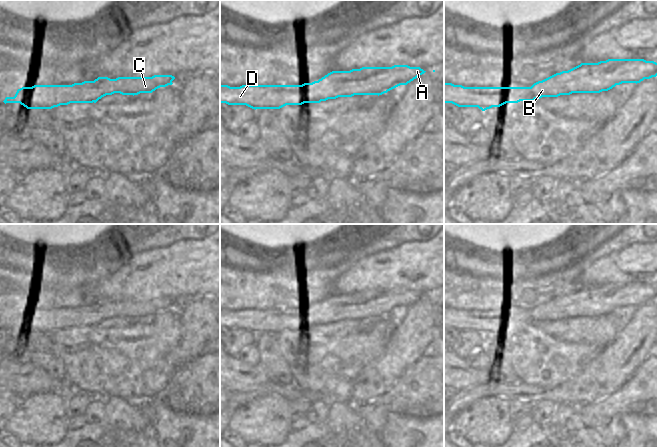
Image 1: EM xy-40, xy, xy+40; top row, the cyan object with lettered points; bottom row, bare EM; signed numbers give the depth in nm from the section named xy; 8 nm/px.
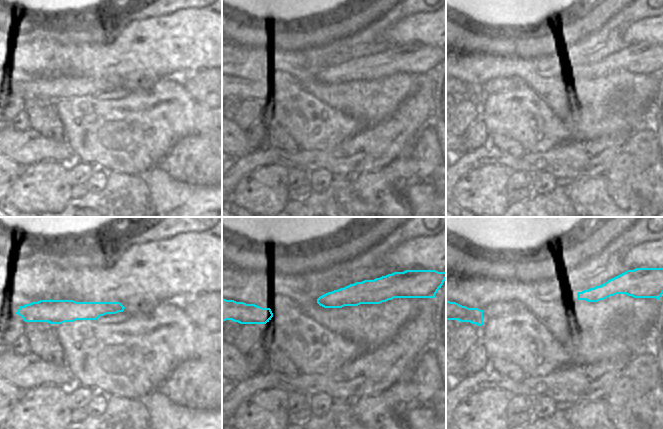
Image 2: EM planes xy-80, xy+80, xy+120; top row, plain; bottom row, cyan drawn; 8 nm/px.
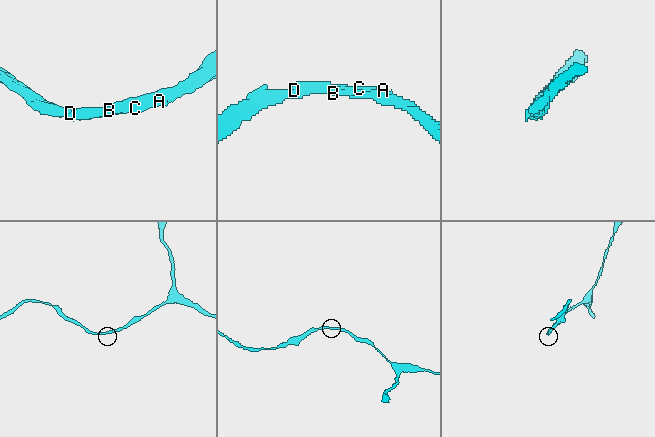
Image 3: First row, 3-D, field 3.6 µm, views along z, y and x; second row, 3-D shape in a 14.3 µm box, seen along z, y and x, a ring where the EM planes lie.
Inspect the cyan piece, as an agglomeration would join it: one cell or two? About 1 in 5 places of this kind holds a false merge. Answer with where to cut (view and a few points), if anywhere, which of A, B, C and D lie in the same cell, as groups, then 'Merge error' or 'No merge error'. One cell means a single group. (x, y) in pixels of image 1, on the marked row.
No split. Groups: A B C D. No merge error

